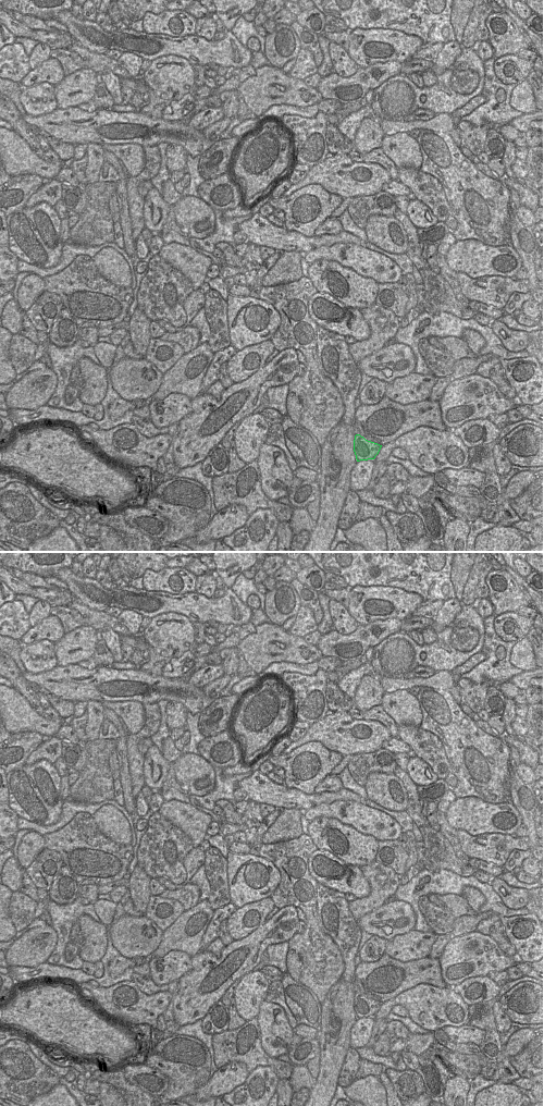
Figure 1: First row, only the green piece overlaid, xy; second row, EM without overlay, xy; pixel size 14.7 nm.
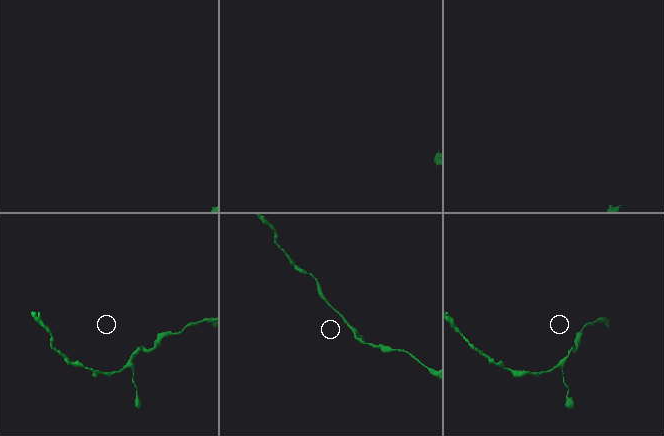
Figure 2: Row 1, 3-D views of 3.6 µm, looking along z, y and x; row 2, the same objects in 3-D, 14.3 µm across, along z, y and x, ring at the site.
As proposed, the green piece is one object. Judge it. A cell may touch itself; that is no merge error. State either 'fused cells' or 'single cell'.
single cell

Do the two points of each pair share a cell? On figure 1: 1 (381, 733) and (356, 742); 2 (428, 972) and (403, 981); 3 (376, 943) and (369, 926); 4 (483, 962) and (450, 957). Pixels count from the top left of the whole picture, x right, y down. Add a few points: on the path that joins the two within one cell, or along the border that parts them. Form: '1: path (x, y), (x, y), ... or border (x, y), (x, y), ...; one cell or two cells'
1: path (374, 733), (369, 738), (362, 739); one cell
2: path (421, 972), (409, 974); one cell
3: border (372, 934), (386, 941); two cells
4: path (476, 957), (458, 957); one cell

